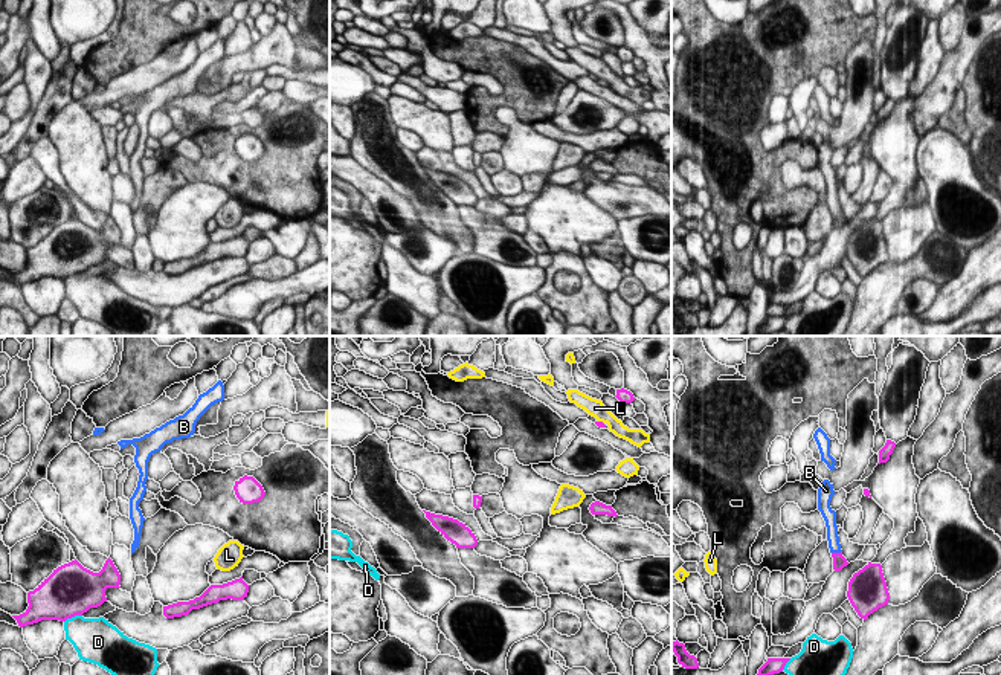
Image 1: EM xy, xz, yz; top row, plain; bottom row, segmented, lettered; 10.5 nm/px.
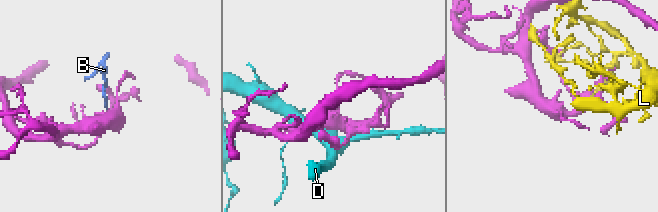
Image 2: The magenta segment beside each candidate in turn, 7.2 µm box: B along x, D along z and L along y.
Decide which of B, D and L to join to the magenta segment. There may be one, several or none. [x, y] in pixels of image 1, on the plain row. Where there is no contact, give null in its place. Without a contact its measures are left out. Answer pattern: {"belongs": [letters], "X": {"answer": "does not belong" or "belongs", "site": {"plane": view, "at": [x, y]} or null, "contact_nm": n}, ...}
{"belongs": ["B"], "B": {"answer": "belongs", "site": {"plane": "yz", "at": [836, 211]}, "contact_nm": 120}, "D": {"answer": "does not belong", "site": {"plane": "xy", "at": [72, 274]}, "contact_nm": 200}, "L": {"answer": "does not belong", "site": {"plane": "xz", "at": [601, 80]}, "contact_nm": 70}}

